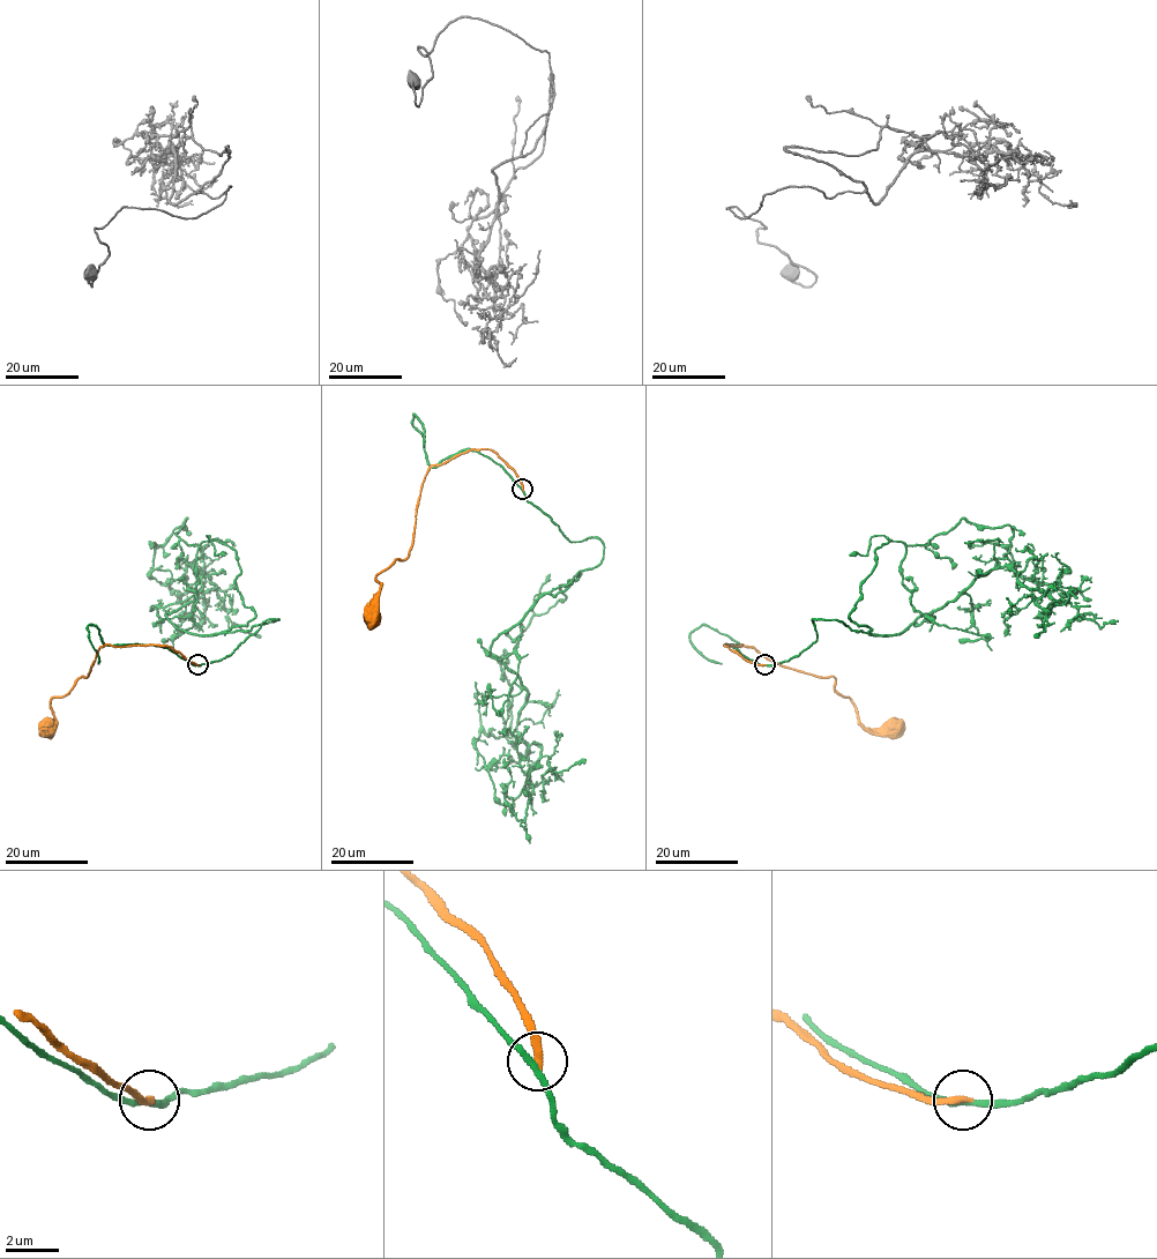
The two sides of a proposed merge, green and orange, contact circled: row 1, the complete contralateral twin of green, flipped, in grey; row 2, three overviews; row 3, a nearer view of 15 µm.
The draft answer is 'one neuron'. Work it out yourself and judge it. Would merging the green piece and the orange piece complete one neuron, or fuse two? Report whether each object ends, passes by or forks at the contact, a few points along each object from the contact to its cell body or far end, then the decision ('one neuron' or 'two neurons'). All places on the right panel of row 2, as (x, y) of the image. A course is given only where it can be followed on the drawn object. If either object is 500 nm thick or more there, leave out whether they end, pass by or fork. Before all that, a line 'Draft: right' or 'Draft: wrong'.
Draft: wrong
green passes by; orange ends there; green runs (763, 664), (813, 619), (867, 632), (849, 613), (889, 539), (1013, 530), (968, 541); orange runs (763, 664), (724, 645), (833, 676), (859, 722), (895, 729); two neurons

